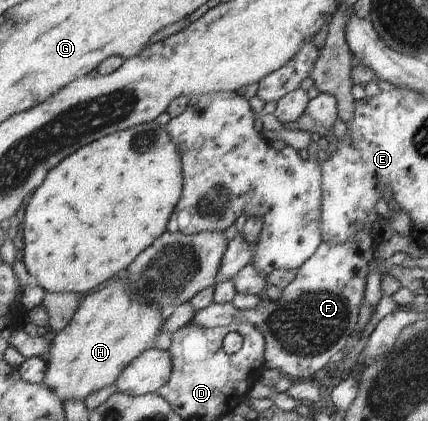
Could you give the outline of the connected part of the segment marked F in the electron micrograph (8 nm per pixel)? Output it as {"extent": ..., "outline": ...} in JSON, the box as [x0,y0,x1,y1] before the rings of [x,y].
{"extent":[190,231,376,381],"outline":[[[360,231],[354,239],[346,243],[322,242],[318,249],[299,268],[296,279],[287,285],[276,301],[262,298],[262,303],[256,309],[241,310],[232,303],[220,305],[211,303],[208,307],[194,313],[190,325],[213,328],[232,325],[237,322],[248,322],[256,326],[265,339],[264,367],[265,369],[278,369],[280,373],[294,381],[308,381],[320,376],[328,368],[328,364],[349,343],[356,333],[358,312],[364,302],[366,275],[369,263],[373,258],[376,243],[374,237]]]}

